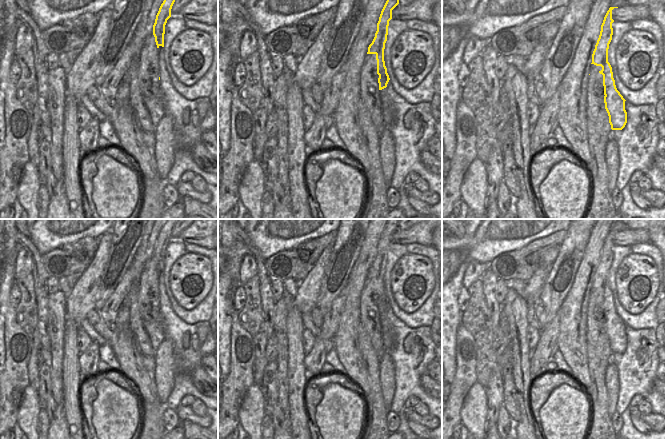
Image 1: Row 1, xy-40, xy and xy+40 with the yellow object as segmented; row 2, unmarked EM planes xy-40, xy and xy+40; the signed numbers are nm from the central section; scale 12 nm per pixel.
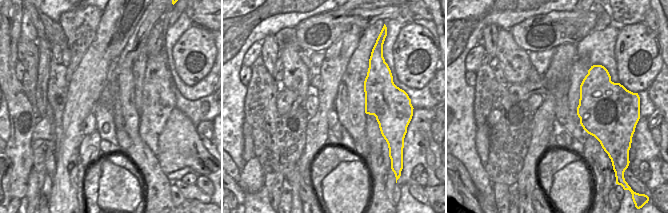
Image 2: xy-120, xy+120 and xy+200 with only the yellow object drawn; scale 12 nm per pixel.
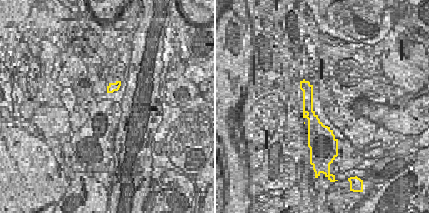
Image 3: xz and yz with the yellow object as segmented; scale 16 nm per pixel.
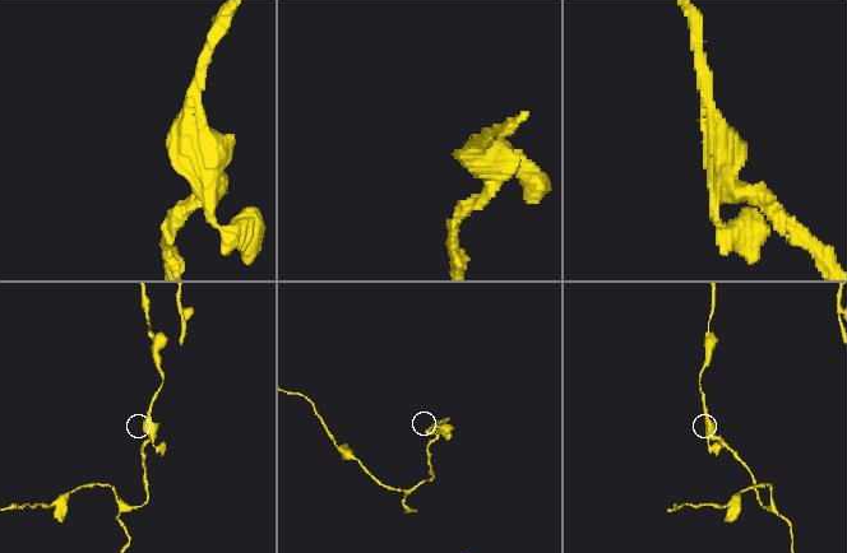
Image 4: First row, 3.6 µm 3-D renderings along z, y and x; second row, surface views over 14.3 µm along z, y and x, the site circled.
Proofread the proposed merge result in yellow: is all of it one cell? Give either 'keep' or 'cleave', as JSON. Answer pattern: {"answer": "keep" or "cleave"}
{"answer": "cleave"}

